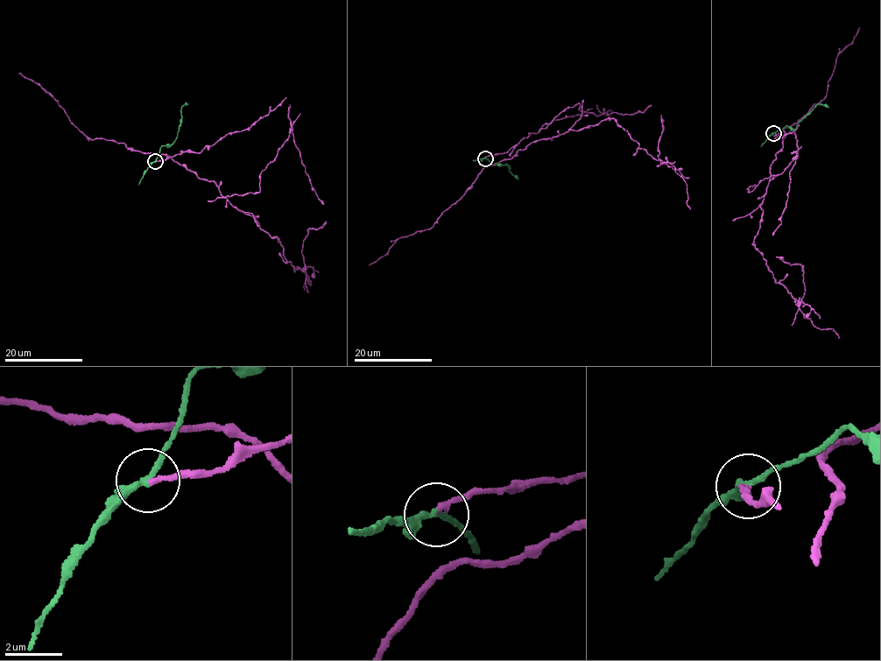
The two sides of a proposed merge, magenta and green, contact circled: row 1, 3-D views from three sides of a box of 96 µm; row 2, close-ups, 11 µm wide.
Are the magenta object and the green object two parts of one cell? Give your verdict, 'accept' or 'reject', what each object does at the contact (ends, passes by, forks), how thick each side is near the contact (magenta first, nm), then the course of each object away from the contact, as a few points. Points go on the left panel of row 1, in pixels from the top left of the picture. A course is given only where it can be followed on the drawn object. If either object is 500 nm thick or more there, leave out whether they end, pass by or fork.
reject; magenta ends; green passes by; calibres 180 and 200 nm; course magenta (154, 162), (172, 157), (213, 182), (276, 237), (286, 263), (296, 269), (305, 266), (307, 231), (325, 223); course green (154, 162), (162, 145), (172, 144), (175, 139), (182, 107), (188, 104)

